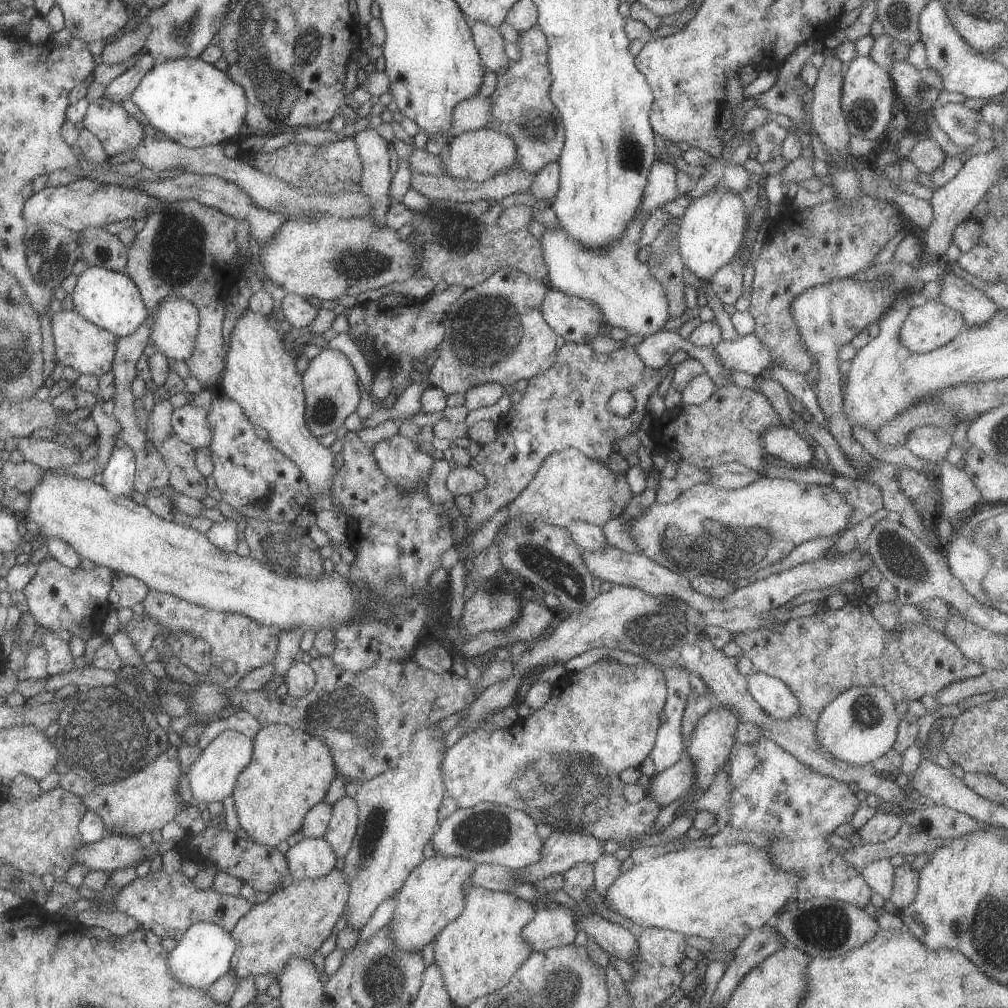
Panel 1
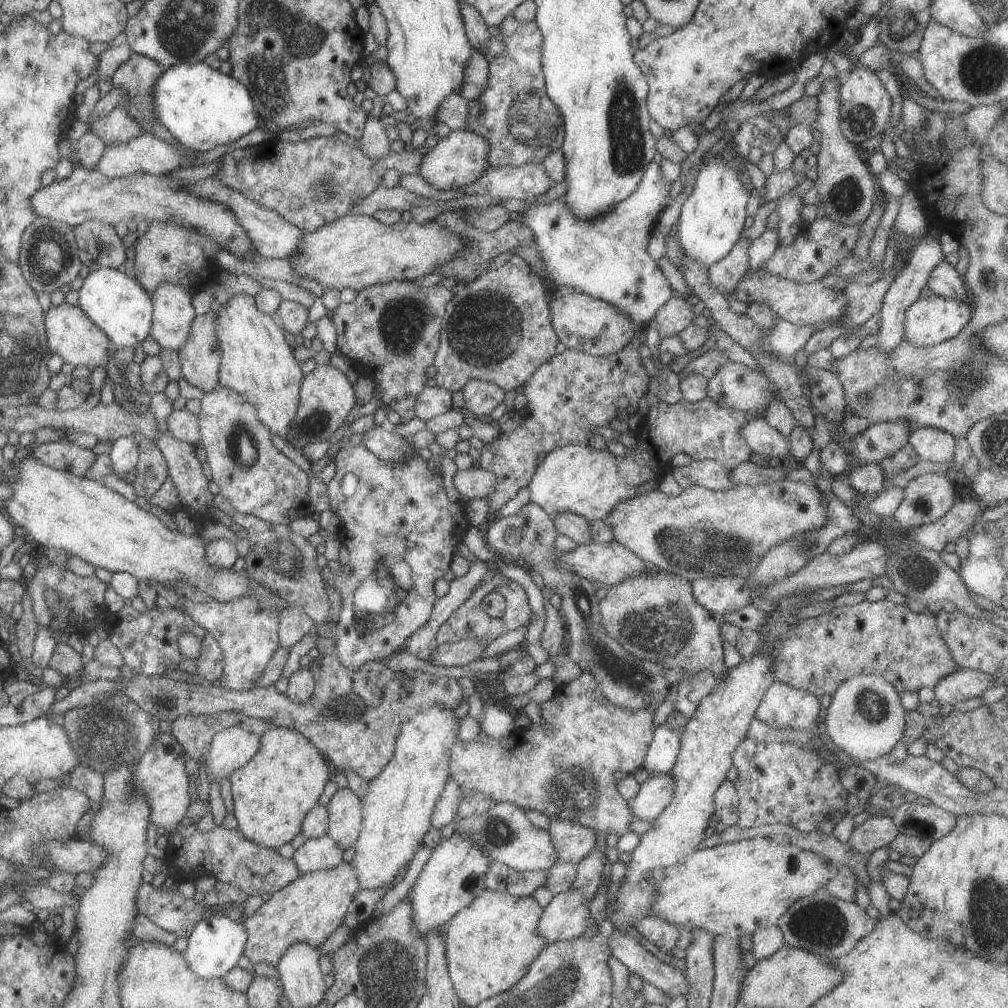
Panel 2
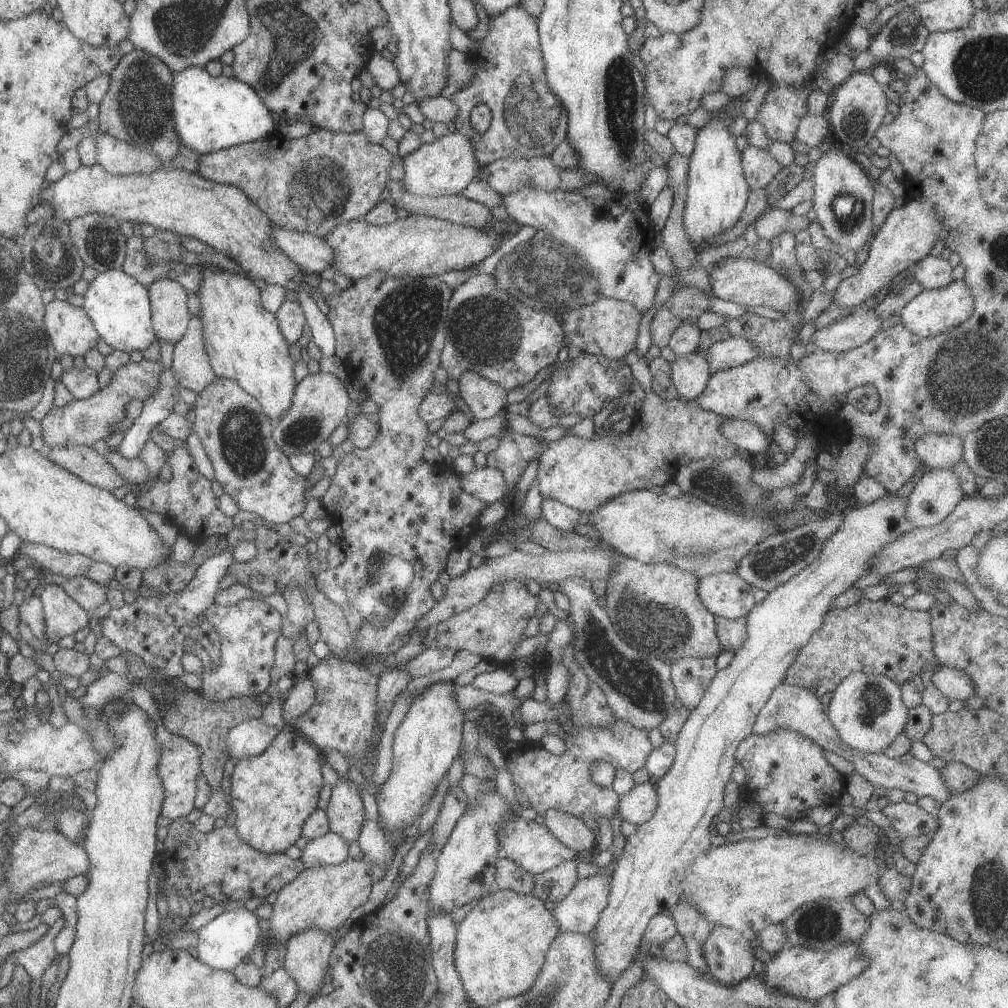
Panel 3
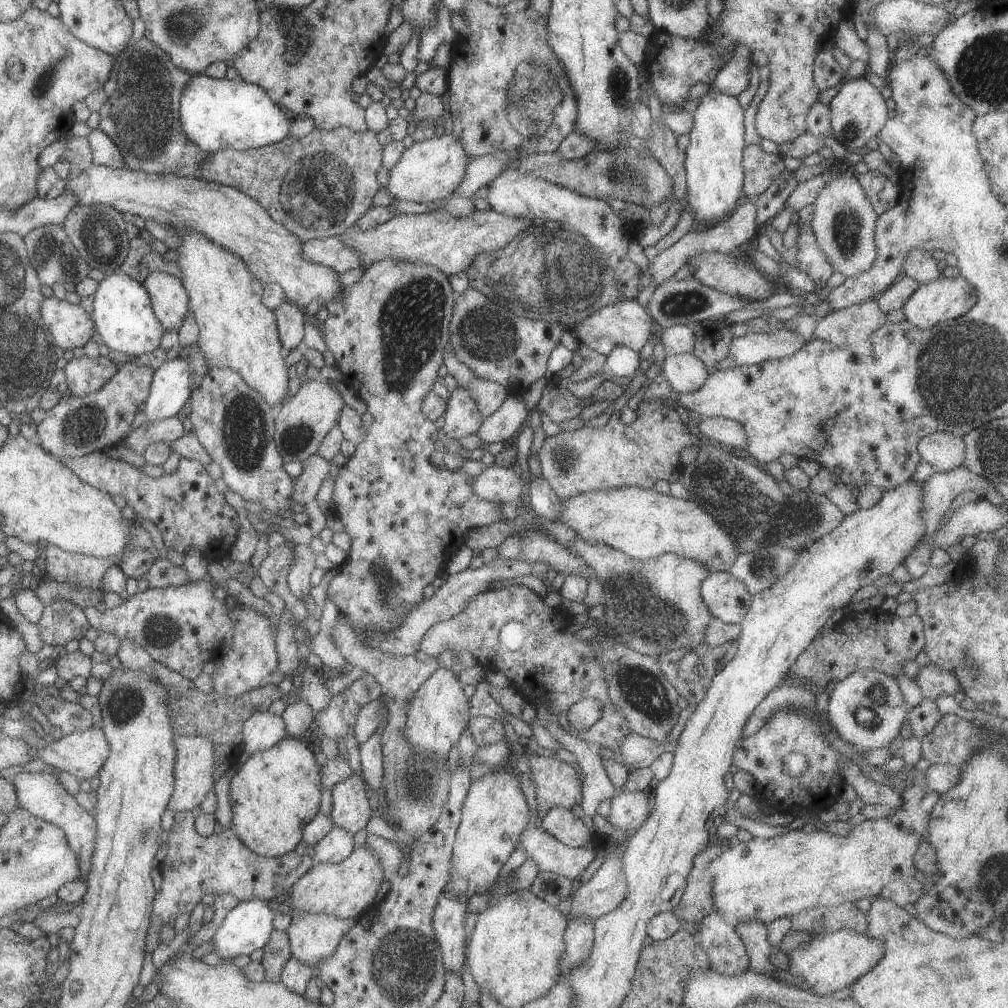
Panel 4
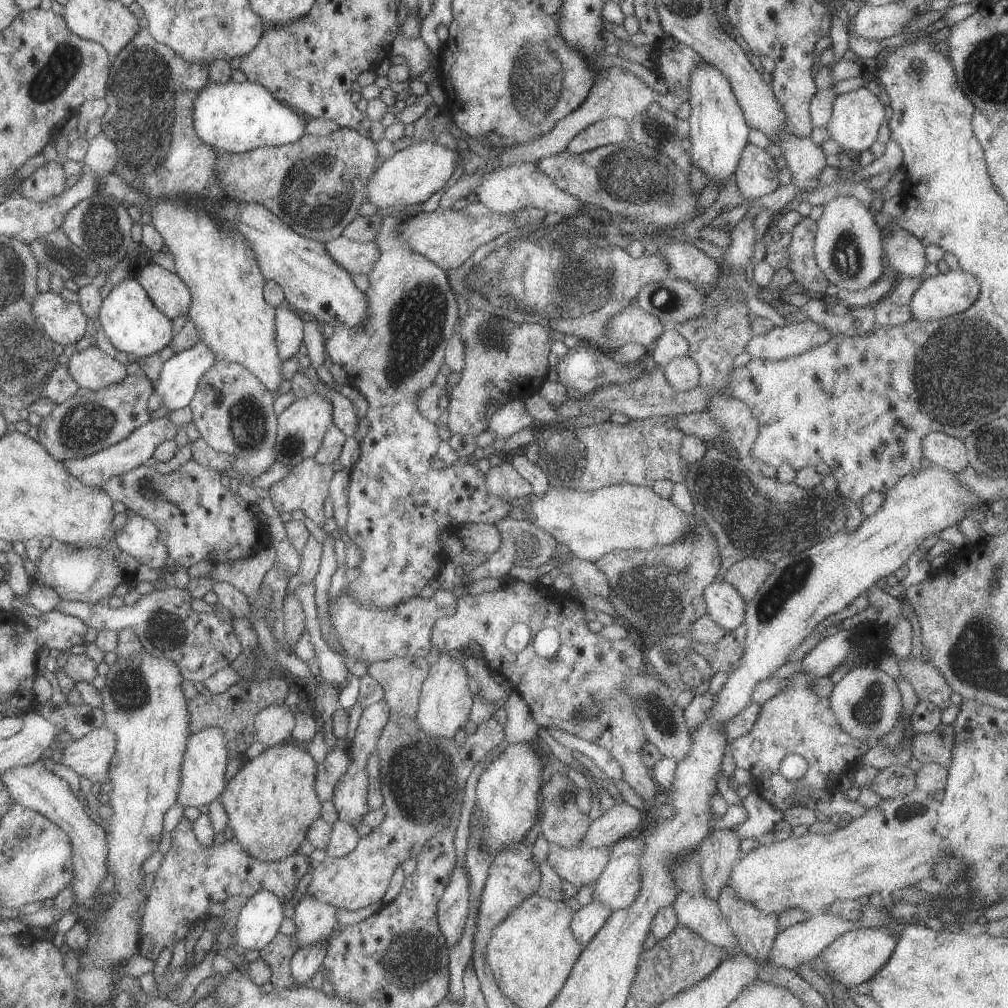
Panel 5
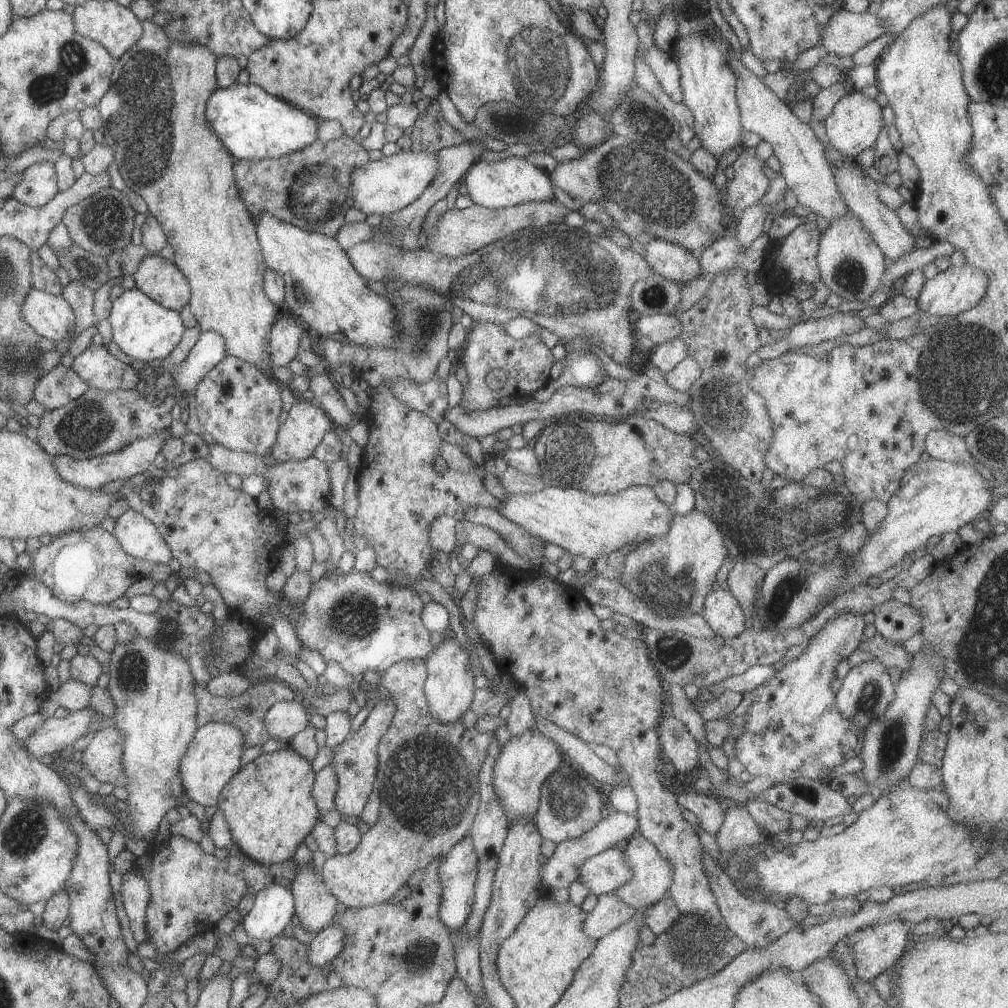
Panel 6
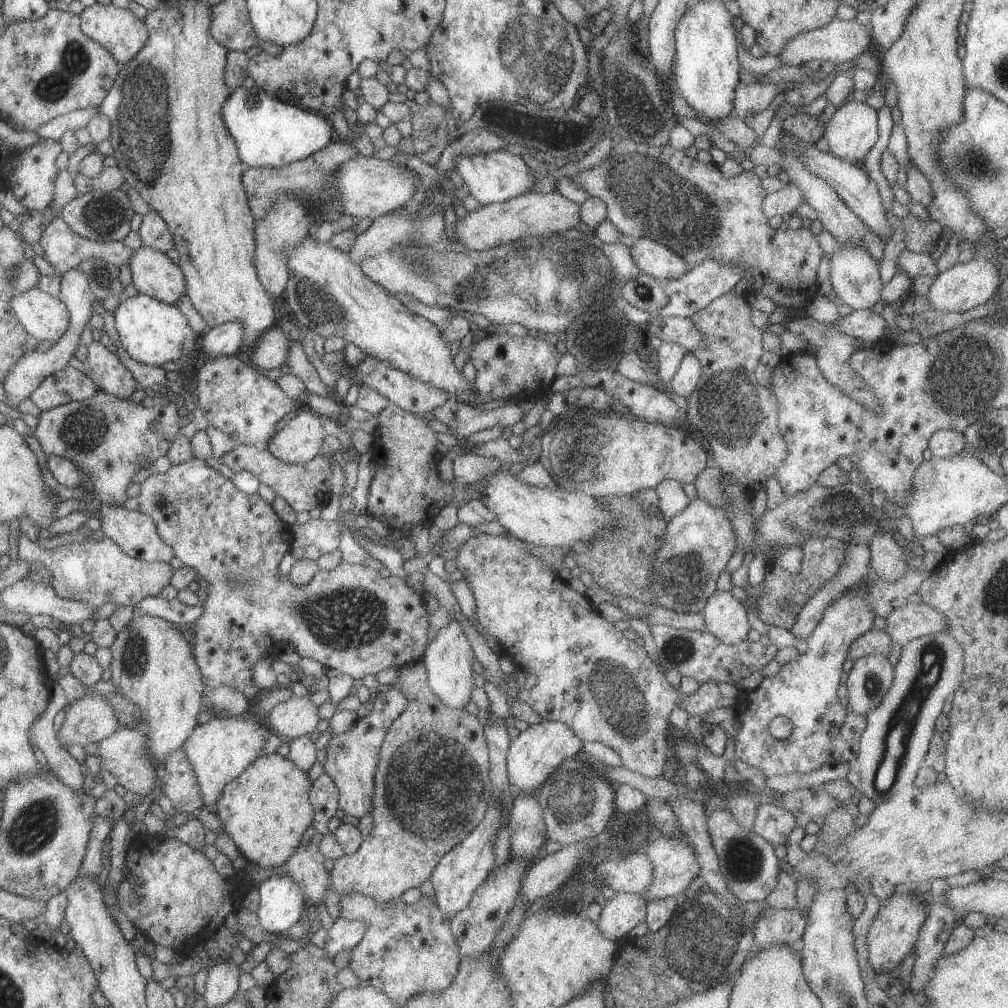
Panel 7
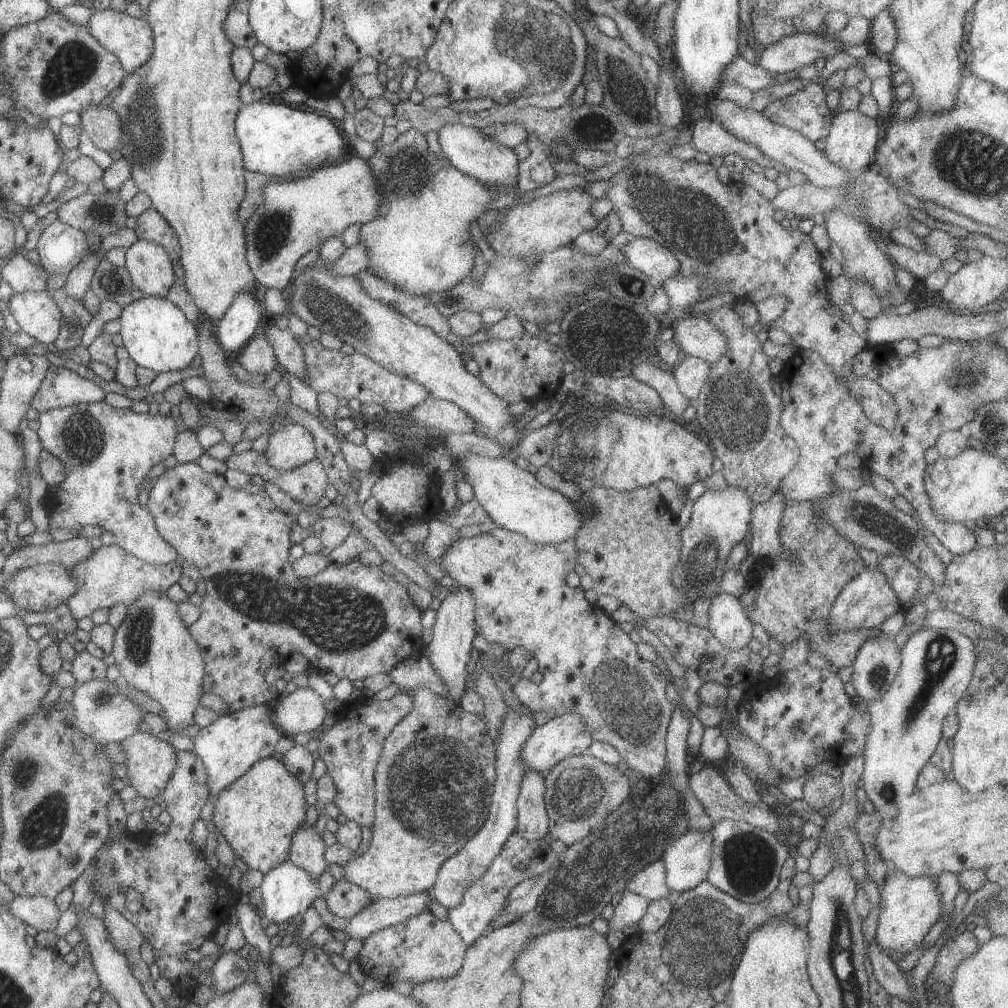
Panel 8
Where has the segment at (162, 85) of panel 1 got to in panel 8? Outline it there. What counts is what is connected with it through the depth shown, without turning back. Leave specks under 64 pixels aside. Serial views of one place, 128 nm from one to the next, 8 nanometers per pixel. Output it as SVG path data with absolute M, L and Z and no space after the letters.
M254 102L243 105L236 114L236 134L243 152L246 171L275 177L304 176L309 172L337 165L351 153L351 144L342 130L318 111L294 110L273 102Z

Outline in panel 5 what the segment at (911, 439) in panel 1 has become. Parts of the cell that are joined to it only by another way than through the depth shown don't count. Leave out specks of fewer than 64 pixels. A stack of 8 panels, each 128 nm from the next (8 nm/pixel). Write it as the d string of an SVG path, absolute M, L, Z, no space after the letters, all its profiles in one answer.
M931 432L922 439L923 456L931 464L950 472L962 472L968 465L968 451L964 439Z

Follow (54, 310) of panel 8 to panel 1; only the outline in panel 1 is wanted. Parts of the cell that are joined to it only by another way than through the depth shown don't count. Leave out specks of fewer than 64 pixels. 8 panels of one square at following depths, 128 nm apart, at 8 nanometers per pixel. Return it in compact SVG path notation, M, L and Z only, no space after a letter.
M74 309L53 313L51 326L55 341L56 362L62 363L64 367L73 368L80 375L93 375L98 378L113 370L113 361L119 339L107 329L85 320Z

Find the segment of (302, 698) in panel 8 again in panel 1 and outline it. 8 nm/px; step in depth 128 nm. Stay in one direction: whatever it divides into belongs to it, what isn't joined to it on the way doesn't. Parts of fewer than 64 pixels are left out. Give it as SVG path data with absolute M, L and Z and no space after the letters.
M226 730L218 735L217 738L214 738L206 749L201 750L198 760L186 770L188 782L192 789L193 800L210 804L213 801L222 802L233 795L238 776L252 761L252 754L253 740L240 732Z

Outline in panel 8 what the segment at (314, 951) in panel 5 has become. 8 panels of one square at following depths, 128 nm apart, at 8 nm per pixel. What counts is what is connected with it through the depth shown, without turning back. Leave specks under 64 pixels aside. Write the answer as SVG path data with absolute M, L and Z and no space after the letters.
M427 891L394 899L378 899L350 917L350 922L343 932L348 934L348 938L364 940L373 932L398 924L406 918L418 916L426 910L430 911L431 896L432 893Z

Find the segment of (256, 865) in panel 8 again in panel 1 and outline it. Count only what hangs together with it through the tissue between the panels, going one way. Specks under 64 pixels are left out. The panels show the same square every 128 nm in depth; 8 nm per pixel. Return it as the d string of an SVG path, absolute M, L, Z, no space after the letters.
M279 723L261 728L253 739L252 761L238 776L232 795L240 827L248 833L253 842L275 848L282 841L287 841L292 835L301 832L306 814L316 804L325 800L337 776L337 767L330 748L320 738Z

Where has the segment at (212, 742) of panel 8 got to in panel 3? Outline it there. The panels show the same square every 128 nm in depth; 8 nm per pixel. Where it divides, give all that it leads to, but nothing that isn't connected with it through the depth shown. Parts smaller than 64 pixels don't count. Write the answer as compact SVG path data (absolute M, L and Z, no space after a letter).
M132 684L131 700L142 710L146 711L149 718L156 726L156 740L158 746L162 748L160 752L160 762L158 762L158 776L164 786L164 804L162 807L162 816L168 820L186 817L195 809L196 793L198 792L197 779L202 775L202 750L190 740L177 734L172 734L163 724L161 713L155 704L150 692L140 684Z

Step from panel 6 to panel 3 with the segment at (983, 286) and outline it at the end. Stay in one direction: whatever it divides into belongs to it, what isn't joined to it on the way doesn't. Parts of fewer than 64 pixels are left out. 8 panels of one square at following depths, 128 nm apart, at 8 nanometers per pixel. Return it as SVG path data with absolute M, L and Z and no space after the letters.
M953 280L944 288L922 290L916 298L907 302L906 306L899 310L900 320L912 334L930 338L930 336L936 336L936 334L940 334L944 330L966 322L966 319L970 318L970 315L974 312L974 304L976 304L976 300L974 300L972 291L968 288L965 281Z

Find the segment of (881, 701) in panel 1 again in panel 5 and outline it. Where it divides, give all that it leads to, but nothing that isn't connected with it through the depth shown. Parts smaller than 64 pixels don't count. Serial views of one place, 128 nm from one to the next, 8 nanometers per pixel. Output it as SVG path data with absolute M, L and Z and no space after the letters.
M868 660L860 667L844 673L829 696L832 712L844 732L856 740L875 742L896 726L903 711L900 688L893 676L880 670L877 660Z

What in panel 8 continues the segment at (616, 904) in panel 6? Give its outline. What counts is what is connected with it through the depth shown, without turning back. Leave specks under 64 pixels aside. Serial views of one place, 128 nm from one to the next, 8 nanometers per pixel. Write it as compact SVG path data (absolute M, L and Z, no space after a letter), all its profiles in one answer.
M626 889L618 905L614 907L614 914L609 921L612 930L624 930L628 926L638 924L647 912L649 900Z

